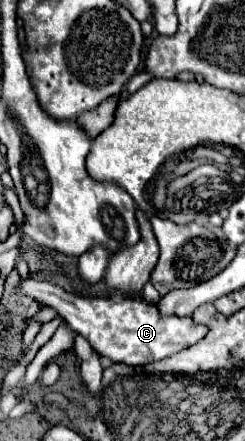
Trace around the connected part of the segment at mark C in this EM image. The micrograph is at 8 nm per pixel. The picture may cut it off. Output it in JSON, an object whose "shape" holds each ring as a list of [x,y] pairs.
{"shape":[[[34,278],[22,280],[18,290],[26,296],[36,298],[46,306],[54,306],[58,314],[70,324],[70,328],[82,334],[98,354],[118,364],[142,366],[148,362],[156,362],[184,348],[190,348],[192,344],[196,344],[208,334],[208,326],[196,324],[192,316],[182,316],[182,318],[174,314],[162,316],[156,304],[148,304],[138,296],[128,296],[122,300],[78,298],[50,282],[36,282]]]}

